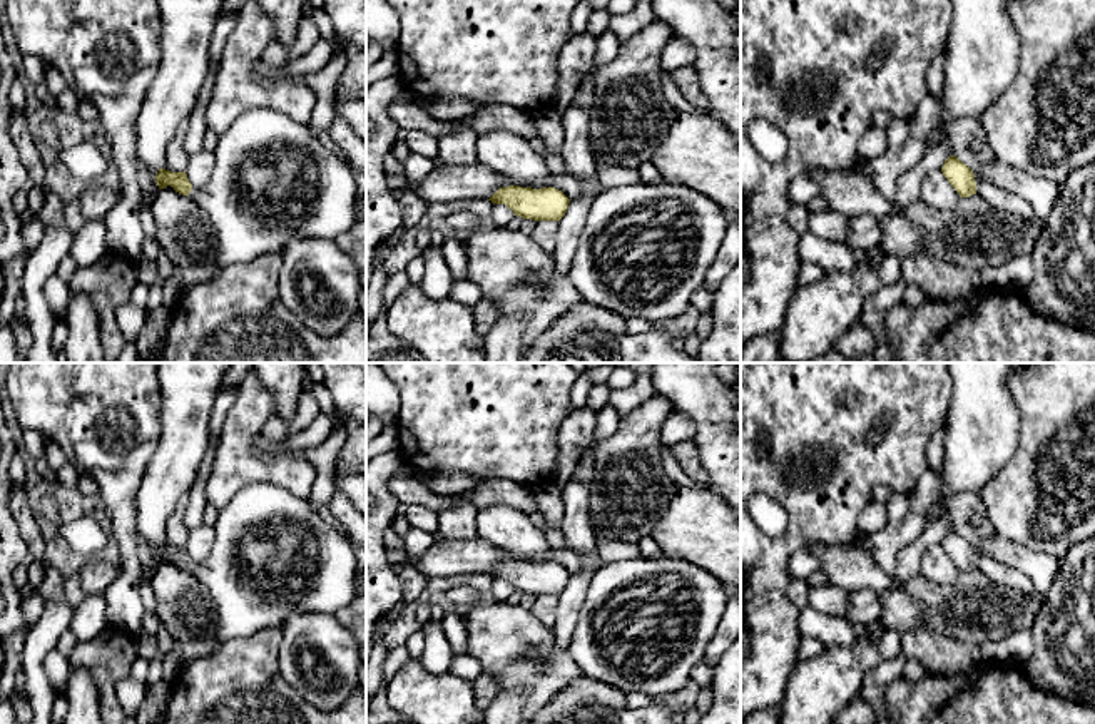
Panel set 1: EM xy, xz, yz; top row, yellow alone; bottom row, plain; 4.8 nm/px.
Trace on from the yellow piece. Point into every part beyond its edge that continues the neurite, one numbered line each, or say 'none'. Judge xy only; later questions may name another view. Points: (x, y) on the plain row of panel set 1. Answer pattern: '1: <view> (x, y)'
1: xy (275, 554)

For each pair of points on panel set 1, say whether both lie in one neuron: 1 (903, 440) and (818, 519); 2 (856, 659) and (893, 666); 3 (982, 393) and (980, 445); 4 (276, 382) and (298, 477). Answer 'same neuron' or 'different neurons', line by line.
1: same neuron
2: different neurons
3: same neuron
4: different neurons

